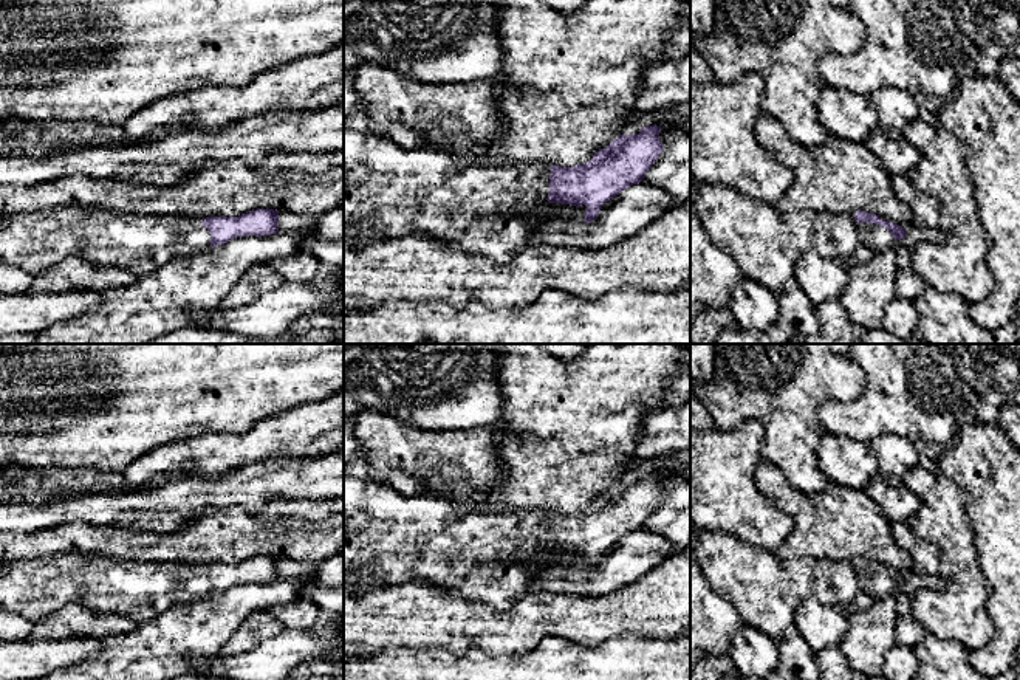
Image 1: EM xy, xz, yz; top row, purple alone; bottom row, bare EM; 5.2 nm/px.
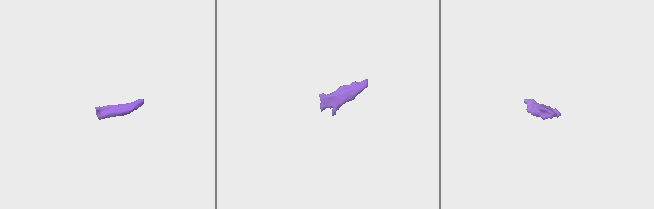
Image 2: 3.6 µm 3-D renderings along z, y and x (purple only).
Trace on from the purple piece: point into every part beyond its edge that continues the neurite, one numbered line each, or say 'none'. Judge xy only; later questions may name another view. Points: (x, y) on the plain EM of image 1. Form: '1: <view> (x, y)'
1: xy (34, 587)

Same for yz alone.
1: yz (876, 584)

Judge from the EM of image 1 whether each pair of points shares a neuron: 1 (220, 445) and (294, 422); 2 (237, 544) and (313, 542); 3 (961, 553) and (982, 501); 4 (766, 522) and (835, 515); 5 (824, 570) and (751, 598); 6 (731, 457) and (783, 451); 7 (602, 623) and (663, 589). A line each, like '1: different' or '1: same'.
1: same
2: same
3: different
4: different
5: same
6: different
7: same

